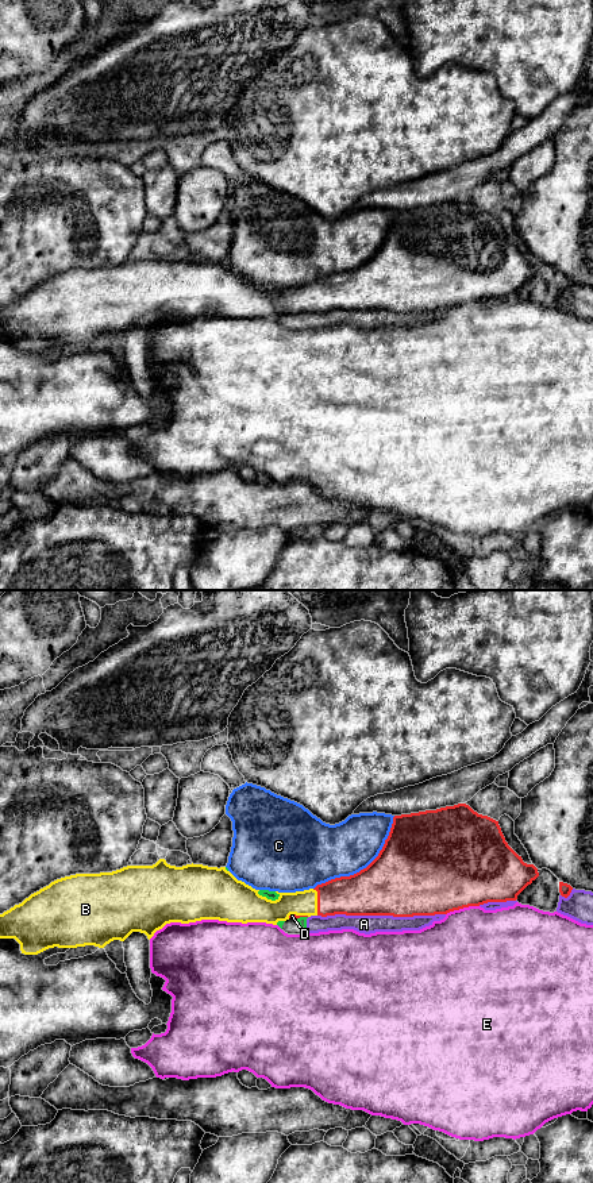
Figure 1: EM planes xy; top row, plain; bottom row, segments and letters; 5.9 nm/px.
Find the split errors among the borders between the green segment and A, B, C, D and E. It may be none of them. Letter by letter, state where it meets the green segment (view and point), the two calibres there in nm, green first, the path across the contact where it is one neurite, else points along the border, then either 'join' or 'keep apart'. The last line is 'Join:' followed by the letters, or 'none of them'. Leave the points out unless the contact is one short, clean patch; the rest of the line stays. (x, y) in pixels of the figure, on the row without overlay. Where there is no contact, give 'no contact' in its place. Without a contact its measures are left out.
A: meets green in xy at (305, 319); 60 nm thick on the green side, 110 nm on the other; runs through xy (301, 316), (305, 319), (315, 319); join
B: meets green in xy at (269, 293); 60 nm thick on the green side, 260 nm on the other; keep apart
C: meets green in xy at (268, 285); 60 nm thick on the green side, 500 nm on the other; keep apart
D: meets green in xy at (301, 312); 60 nm thick on the green side, 30 nm on the other; border along xy (307, 311), (297, 313); keep apart
E: meets green in xy at (278, 320); 40 nm thick on the green side, 480 nm on the other; keep apart
Join: A

